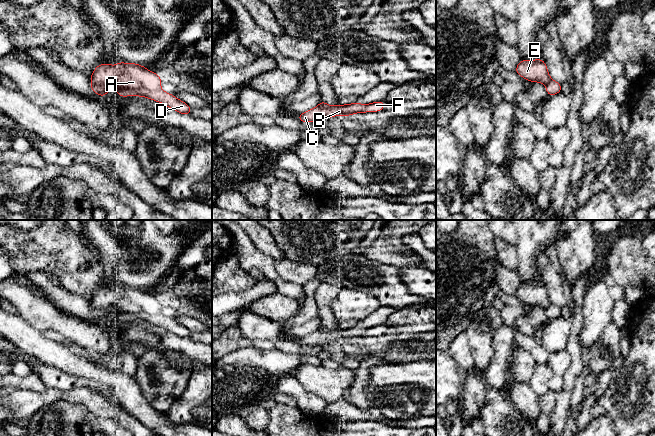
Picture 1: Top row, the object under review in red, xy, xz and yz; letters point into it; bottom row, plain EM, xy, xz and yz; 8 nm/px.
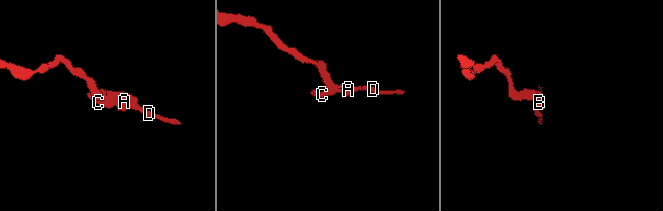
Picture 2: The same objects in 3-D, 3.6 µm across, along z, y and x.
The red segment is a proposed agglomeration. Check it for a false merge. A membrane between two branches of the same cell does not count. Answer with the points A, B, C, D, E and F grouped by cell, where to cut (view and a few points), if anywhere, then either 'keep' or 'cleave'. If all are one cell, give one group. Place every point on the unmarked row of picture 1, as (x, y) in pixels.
groups A B C D E F; cut none; keep

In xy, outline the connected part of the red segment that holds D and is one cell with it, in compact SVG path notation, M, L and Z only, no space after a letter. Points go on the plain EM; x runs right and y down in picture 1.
M118 285L116 291L111 288L100 288L90 302L92 315L101 321L107 319L108 314L114 313L119 317L119 321L147 321L163 327L179 338L191 338L192 332L174 319L164 316L160 311L160 300L148 295L145 290Z

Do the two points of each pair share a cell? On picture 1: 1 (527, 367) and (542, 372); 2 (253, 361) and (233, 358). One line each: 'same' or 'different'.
1: different
2: same

